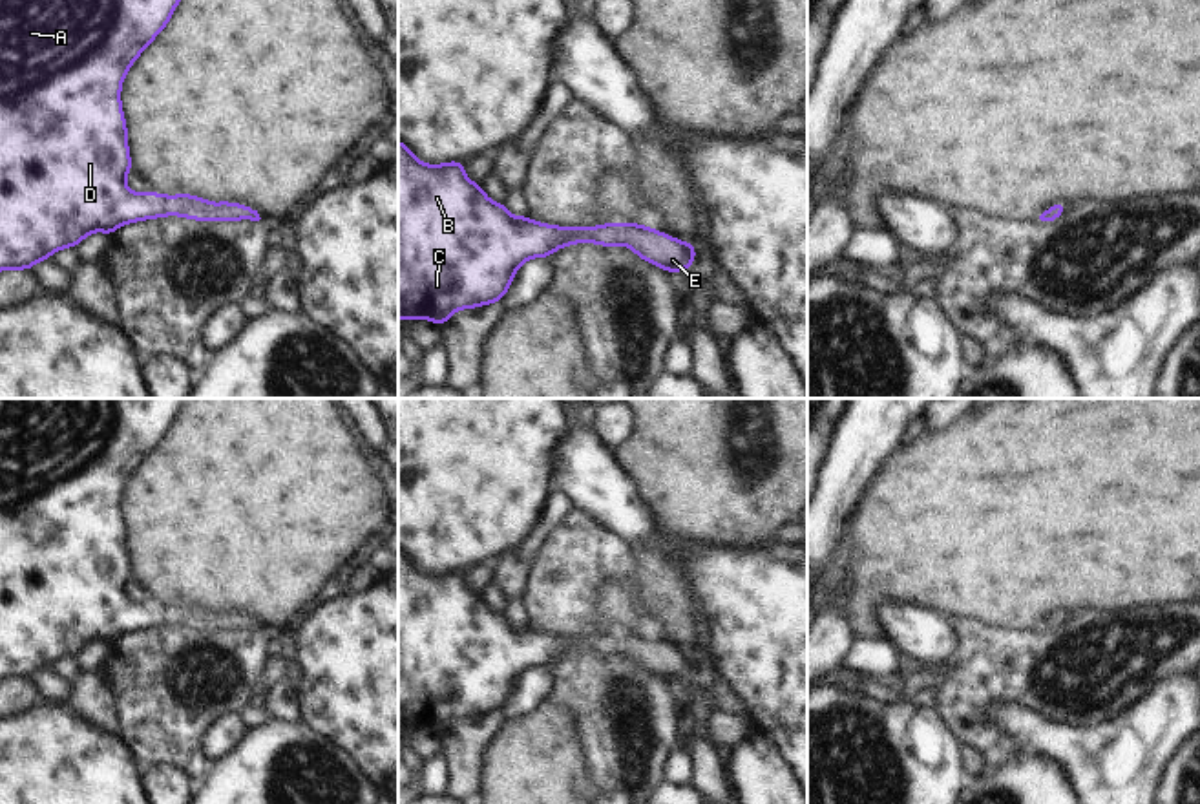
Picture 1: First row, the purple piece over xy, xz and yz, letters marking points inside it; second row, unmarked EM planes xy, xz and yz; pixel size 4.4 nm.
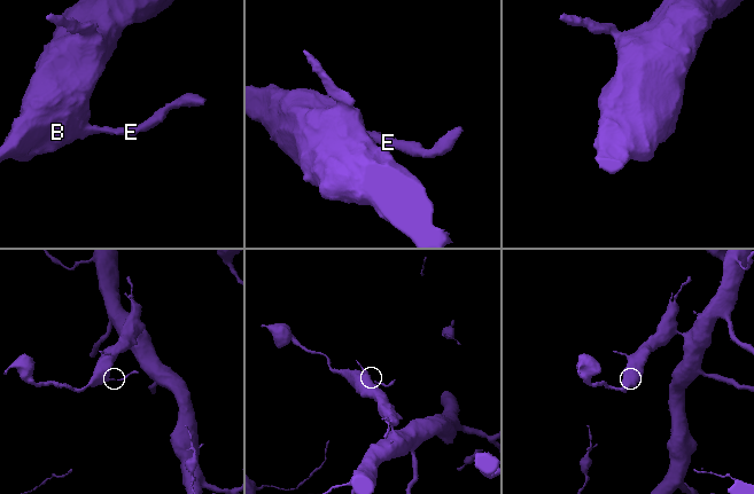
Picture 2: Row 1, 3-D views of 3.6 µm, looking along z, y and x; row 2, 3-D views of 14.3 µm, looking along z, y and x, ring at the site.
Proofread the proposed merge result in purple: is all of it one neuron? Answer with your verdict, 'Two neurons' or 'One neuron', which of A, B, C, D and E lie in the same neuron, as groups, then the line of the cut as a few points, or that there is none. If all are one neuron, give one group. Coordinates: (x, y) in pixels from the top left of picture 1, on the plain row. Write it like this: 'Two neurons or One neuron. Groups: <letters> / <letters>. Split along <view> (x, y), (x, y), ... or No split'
One neuron. Groups: A B C D E. No split

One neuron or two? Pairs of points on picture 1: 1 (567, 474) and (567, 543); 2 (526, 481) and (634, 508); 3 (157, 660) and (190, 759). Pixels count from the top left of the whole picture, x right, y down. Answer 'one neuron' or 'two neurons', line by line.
1: two neurons
2: two neurons
3: one neuron

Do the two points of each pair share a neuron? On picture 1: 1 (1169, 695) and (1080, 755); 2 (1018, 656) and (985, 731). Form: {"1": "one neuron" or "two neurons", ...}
{"1": "one neuron", "2": "one neuron"}

